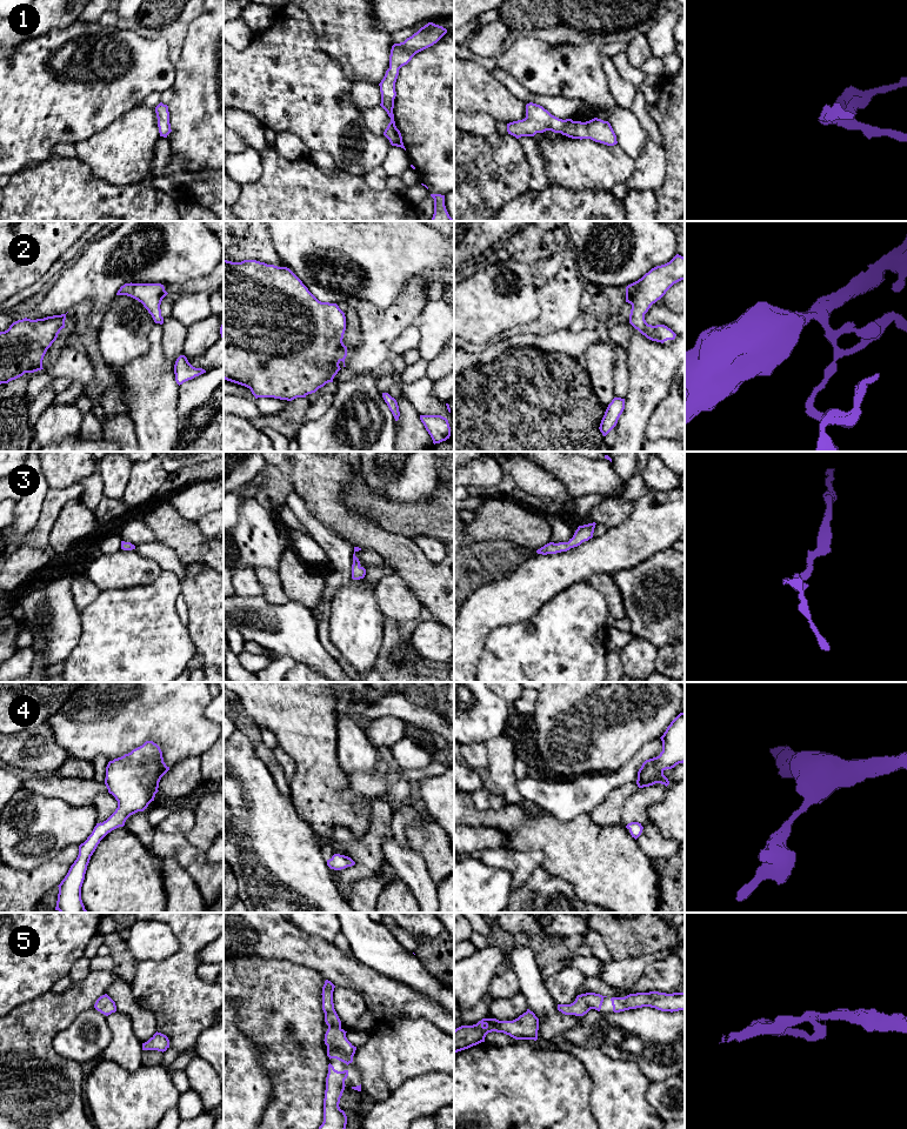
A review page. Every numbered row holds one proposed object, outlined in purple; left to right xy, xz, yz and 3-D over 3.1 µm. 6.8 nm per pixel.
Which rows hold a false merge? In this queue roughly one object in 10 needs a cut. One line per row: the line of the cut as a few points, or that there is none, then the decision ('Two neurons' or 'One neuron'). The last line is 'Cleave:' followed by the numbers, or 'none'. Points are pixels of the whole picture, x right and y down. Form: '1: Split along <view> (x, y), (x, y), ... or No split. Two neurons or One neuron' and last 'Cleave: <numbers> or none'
1: No split. One neuron
2: No split. One neuron
3: No split. One neuron
4: No split. One neuron
5: No split. One neuron
Cleave: none

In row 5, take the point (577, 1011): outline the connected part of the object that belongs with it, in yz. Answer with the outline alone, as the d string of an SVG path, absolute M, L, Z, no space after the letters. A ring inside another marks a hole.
M595 993L581 994L571 1004L558 1004L558 1010L565 1015L583 1016L591 1009L600 1011L605 997Z

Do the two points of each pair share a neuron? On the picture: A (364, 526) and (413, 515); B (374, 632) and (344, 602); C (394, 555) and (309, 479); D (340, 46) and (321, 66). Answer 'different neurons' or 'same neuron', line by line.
A: different neurons
B: same neuron
C: same neuron
D: different neurons

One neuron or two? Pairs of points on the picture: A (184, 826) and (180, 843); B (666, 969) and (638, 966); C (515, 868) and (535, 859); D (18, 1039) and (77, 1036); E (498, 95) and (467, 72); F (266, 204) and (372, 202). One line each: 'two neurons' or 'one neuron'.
A: two neurons
B: two neurons
C: one neuron
D: two neurons
E: one neuron
F: one neuron

